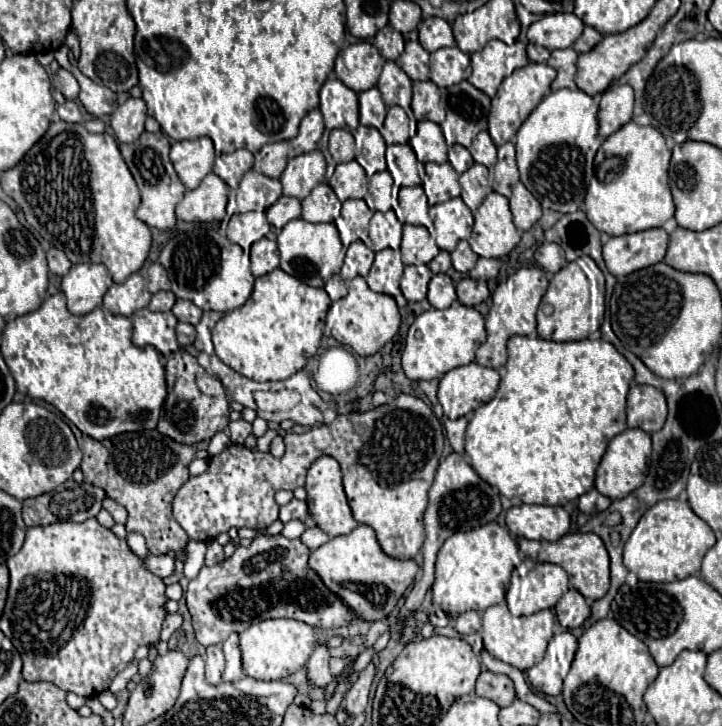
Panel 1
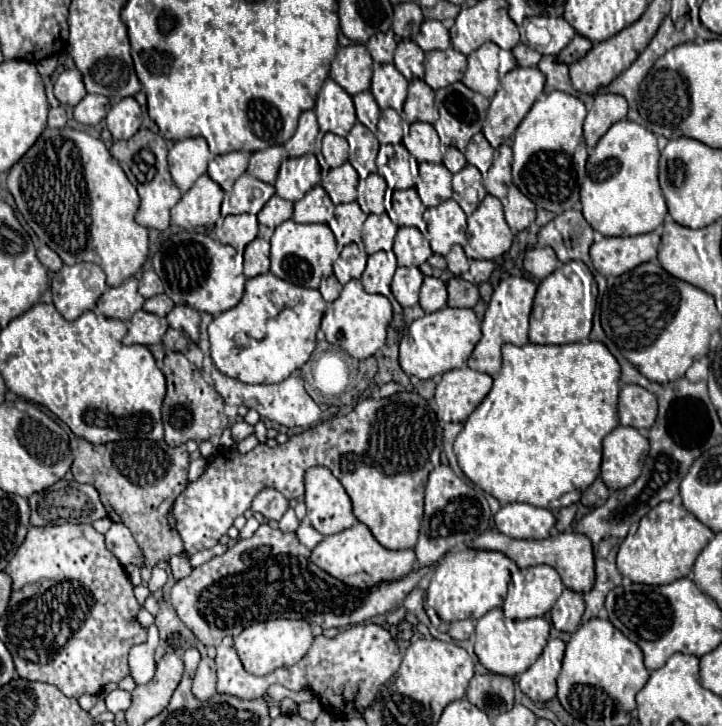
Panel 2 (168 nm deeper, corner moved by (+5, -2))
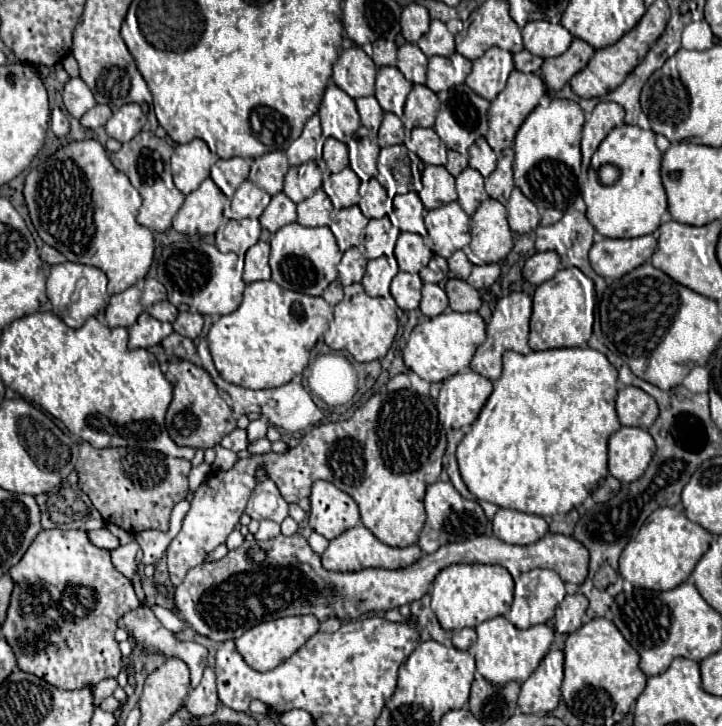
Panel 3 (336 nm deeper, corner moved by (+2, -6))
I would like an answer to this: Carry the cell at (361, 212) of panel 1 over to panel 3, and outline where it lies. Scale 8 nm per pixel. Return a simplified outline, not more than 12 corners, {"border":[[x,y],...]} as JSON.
{"border":[[357,205],[329,228],[342,252],[361,245],[368,221]]}

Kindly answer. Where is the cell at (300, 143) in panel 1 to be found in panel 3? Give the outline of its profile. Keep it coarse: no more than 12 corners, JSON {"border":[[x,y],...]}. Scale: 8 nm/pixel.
{"border":[[319,117],[305,123],[301,137],[287,147],[289,165],[315,159],[321,137]]}

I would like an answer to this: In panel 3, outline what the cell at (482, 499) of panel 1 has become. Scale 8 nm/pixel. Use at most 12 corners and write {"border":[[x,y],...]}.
{"border":[[437,481],[417,545],[427,553],[485,533],[479,503]]}

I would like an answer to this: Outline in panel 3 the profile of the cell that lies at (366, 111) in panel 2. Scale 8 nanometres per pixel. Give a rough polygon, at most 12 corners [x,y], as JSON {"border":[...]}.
{"border":[[361,97],[357,111],[361,125],[377,131],[383,109],[375,97]]}

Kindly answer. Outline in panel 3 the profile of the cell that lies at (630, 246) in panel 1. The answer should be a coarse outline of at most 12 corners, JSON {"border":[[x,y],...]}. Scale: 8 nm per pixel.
{"border":[[653,235],[603,239],[589,251],[601,277],[623,277],[651,259]]}

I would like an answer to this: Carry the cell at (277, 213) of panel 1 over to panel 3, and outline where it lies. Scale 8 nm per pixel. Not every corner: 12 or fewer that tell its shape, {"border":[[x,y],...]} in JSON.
{"border":[[277,193],[259,217],[275,233],[297,219],[295,203]]}

